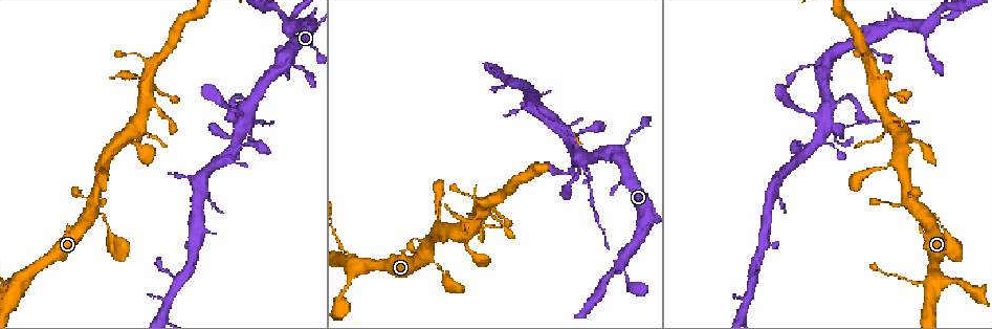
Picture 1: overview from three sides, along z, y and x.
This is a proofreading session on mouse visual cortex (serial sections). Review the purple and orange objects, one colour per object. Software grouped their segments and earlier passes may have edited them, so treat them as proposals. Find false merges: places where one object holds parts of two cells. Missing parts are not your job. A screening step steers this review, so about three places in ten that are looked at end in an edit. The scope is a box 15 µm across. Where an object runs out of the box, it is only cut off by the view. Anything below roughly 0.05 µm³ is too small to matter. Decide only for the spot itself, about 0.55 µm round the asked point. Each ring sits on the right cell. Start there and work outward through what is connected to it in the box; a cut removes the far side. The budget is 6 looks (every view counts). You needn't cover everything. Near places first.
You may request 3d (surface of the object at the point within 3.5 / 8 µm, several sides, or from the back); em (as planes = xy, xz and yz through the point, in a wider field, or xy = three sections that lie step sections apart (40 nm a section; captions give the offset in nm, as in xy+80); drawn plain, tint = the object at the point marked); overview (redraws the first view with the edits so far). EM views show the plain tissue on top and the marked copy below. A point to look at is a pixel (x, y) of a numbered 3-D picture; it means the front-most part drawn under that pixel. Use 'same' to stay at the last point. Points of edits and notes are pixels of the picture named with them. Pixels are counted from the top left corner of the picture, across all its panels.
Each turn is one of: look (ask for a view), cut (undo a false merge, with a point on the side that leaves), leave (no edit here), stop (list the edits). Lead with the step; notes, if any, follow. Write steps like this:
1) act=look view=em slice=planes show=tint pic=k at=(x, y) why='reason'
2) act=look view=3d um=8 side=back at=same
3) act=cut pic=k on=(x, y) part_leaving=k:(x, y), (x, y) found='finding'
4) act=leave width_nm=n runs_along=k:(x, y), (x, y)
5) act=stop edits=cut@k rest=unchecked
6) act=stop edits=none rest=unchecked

act=look view=3d um=8 side=back pic=1 at=(570, 144) why='thin arm on a thick one'

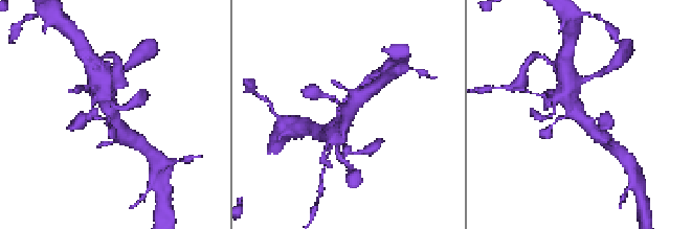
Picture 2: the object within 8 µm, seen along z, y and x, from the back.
act=look view=em slice=xy step=3 show=tint pic=2 at=(581, 122) arms=4 arm_widths_nm=150,200,400,450

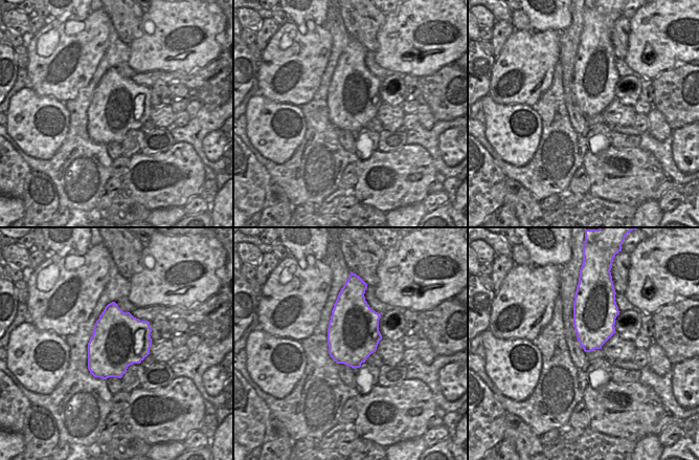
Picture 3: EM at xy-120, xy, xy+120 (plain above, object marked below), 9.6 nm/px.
act=leave runs_along=2:(568, 95), (575, 112), (601, 139) found='all the same cell'

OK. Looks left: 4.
act=look view=3d um=3.5 pic=1 at=(99, 214)

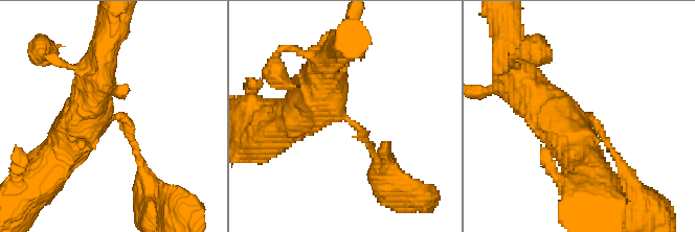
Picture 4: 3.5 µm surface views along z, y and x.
act=look view=em slice=xy step=5 show=tint pic=4 at=(575, 118) arms=3 arm_widths_nm=150,500,600 why='need the tissue'

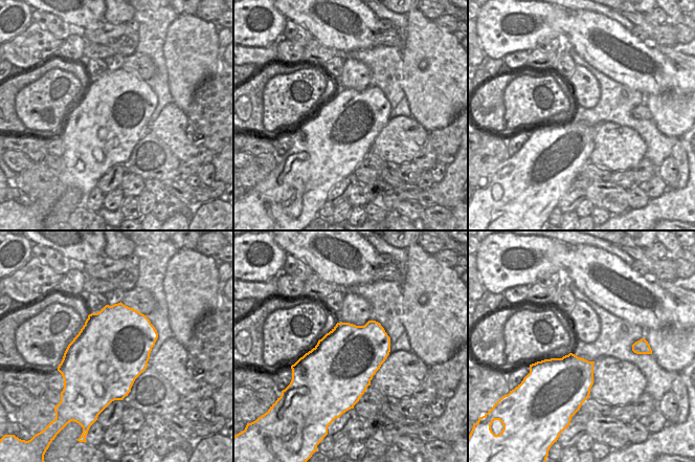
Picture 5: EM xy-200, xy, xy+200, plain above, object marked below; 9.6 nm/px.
act=leave width_nm=650 runs_along=4:(584, 178), (576, 136), (519, 71) found='continuous, no second cell'

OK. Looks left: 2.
act=look view=3d um=3.5 pic=1 at=(11, 283) why='sudden change in width'

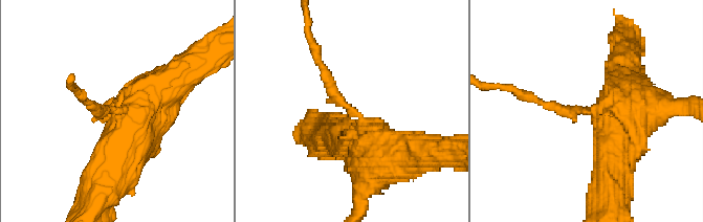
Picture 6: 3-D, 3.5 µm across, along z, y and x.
act=look view=em slice=xy step=5 show=tint pic=6 at=(355, 115) arm_widths_nm=200,600

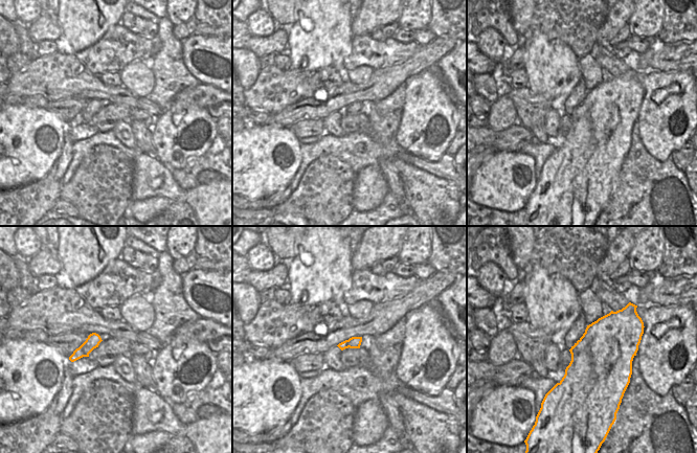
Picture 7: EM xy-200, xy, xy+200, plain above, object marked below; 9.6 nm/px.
act=cut pic=6 on=(563, 112) part_leaving=6:(587, 111), (559, 111), (504, 88) found='a second cell is stuck on'

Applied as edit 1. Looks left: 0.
act=stop edits=cut@6 rest=unchecked

